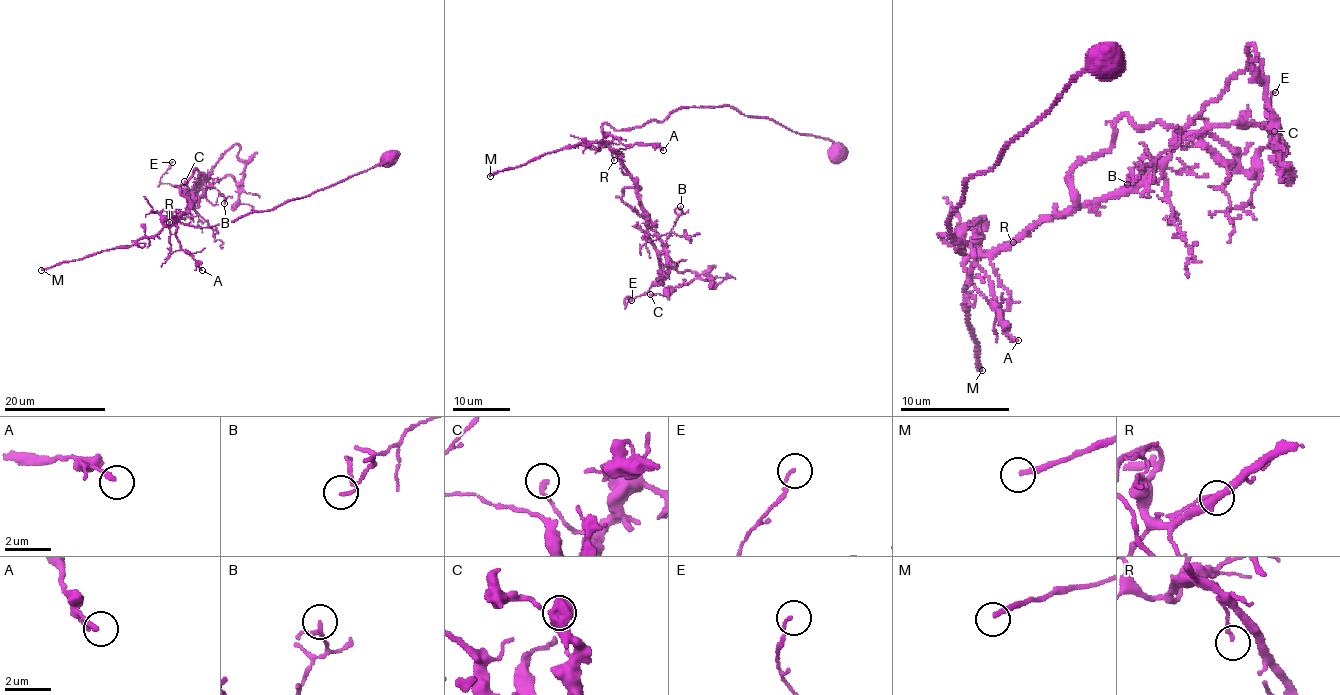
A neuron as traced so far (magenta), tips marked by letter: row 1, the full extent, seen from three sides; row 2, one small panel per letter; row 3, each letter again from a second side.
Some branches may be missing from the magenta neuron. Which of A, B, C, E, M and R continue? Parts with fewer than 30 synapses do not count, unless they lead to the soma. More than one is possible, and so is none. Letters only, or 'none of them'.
none of them

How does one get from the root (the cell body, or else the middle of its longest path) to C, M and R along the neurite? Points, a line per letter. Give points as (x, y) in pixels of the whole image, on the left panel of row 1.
C: (389, 158), (205, 227), (161, 210), (172, 225), (239, 147), (240, 182), (191, 191), (184, 181)
M: (389, 158), (223, 225), (180, 223), (162, 209), (155, 235), (41, 270)
R: (389, 158), (307, 196), (223, 225), (180, 223), (174, 217), (167, 219), (162, 209), (163, 223), (169, 222)

